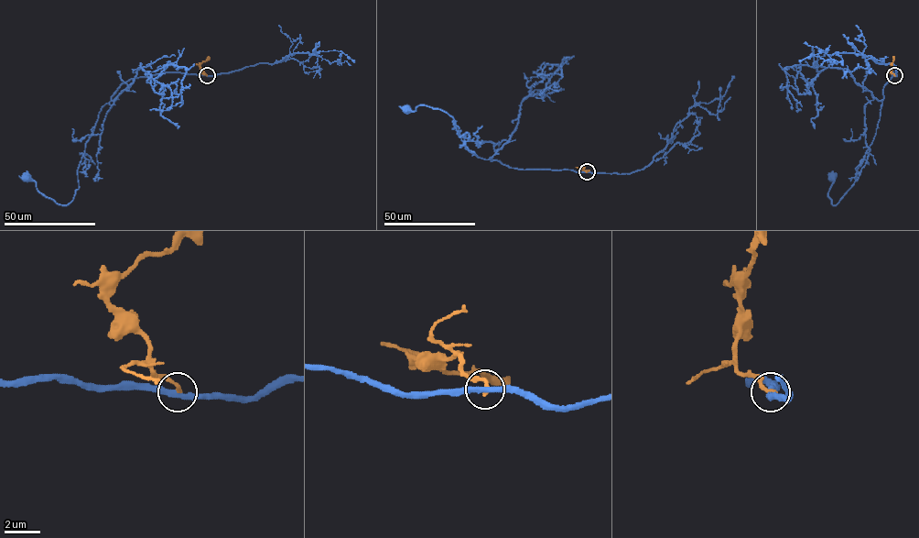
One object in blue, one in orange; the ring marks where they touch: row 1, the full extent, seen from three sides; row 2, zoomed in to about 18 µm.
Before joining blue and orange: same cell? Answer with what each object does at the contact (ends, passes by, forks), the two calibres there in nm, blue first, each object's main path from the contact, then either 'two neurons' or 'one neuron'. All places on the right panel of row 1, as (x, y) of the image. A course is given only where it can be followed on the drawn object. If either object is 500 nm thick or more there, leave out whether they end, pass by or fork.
blue passes by | orange ends | 320/240 nm | blue via (894, 75), (883, 89), (876, 132), (854, 184), (836, 205), (828, 196), (831, 176) | orange via (894, 75), (891, 72), (892, 56) | two neurons

